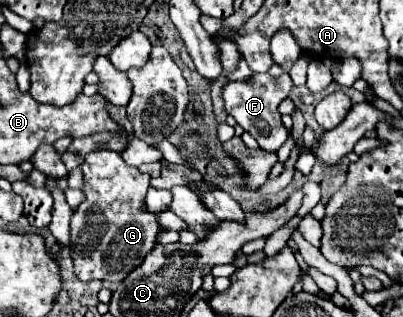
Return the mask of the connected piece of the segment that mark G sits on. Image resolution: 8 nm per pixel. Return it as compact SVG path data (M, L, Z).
M110 150L87 154L81 170L86 200L74 210L70 220L70 256L74 260L74 272L82 282L94 278L122 282L122 278L140 266L142 258L156 246L156 234L160 232L156 214L144 210L150 176L124 164L121 155Z

